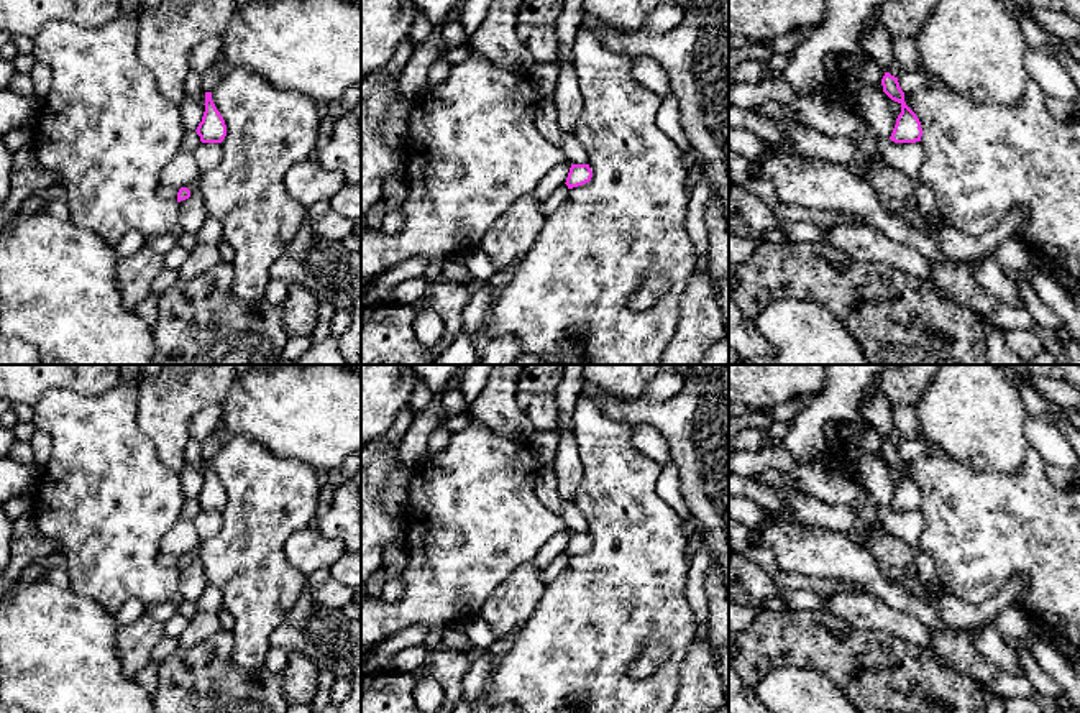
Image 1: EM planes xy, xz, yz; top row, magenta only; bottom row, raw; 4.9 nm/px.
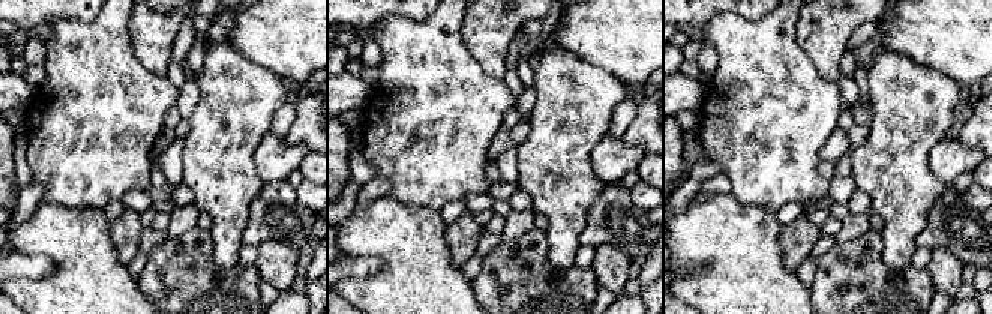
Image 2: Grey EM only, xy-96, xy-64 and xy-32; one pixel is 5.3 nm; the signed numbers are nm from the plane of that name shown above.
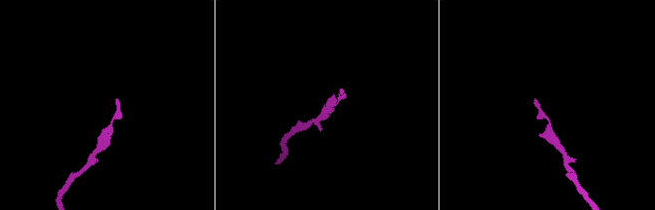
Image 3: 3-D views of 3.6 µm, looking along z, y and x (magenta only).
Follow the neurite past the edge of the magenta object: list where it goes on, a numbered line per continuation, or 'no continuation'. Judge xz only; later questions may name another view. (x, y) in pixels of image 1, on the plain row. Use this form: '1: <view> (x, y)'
no continuation

